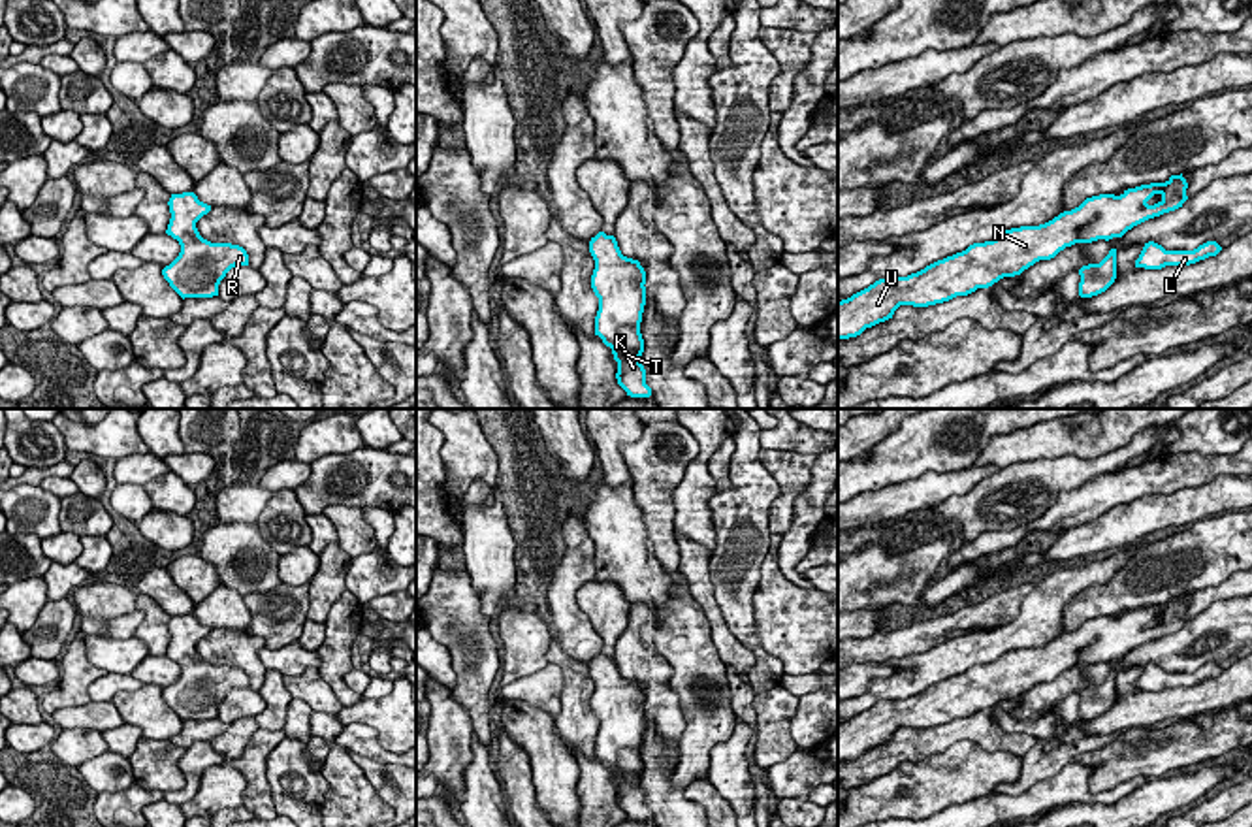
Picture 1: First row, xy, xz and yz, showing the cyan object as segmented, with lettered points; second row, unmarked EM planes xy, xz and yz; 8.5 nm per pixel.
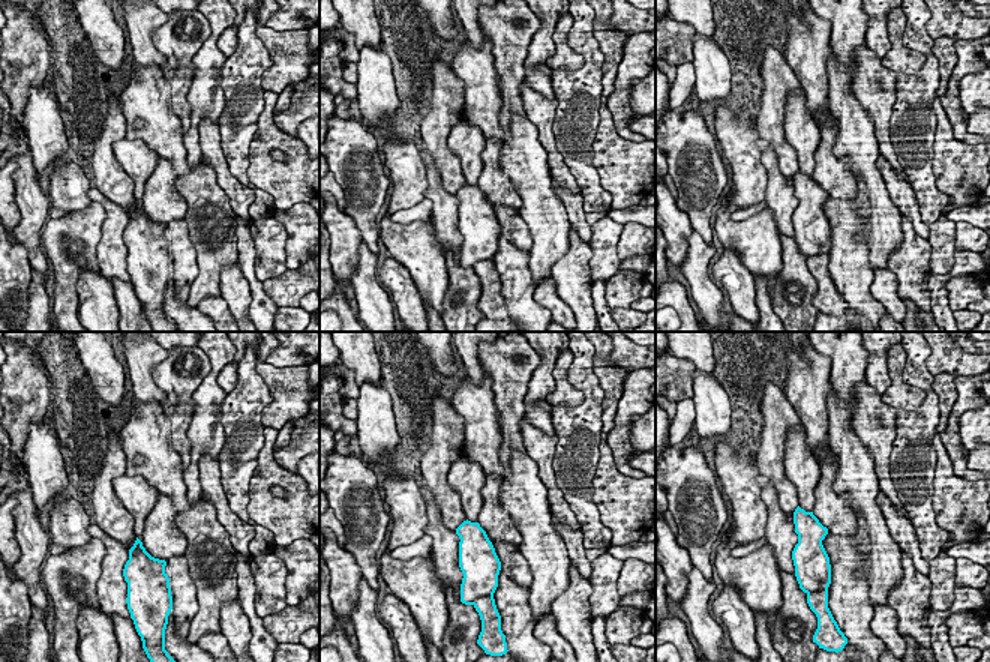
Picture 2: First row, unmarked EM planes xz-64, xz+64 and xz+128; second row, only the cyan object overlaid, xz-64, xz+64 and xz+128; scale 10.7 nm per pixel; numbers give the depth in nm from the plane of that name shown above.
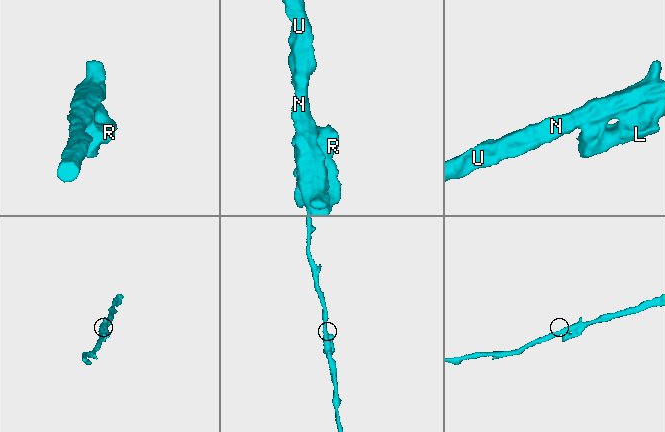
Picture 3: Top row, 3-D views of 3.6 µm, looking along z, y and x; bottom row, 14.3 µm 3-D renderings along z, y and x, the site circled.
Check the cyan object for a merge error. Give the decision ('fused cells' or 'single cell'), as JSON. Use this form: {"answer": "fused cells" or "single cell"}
{"answer": "single cell"}

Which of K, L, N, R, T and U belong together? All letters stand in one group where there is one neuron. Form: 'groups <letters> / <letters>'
groups K L N R T U

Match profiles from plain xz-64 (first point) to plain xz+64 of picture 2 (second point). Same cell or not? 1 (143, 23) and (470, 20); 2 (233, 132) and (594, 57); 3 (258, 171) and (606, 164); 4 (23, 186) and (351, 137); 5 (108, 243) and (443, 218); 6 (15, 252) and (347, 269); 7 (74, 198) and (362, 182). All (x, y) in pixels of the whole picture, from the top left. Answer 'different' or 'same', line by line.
1: same
2: same
3: same
4: same
5: same
6: same
7: different

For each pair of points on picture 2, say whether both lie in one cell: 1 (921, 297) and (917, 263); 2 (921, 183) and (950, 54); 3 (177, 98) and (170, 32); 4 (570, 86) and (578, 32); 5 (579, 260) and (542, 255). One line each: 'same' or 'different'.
1: same
2: different
3: same
4: same
5: different

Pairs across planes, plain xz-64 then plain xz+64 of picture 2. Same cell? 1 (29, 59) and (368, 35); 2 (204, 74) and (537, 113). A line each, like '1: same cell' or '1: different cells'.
1: same cell
2: different cells

